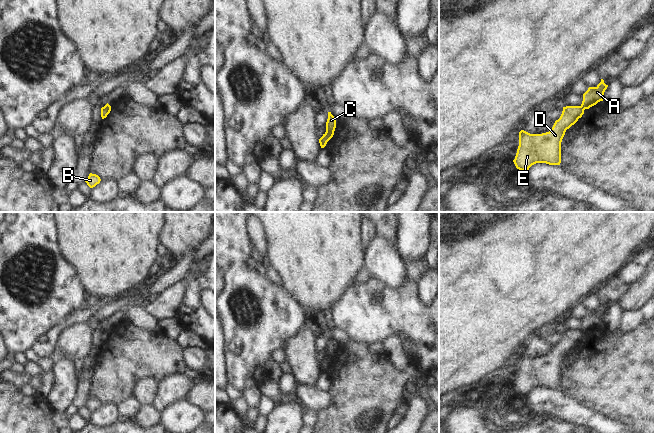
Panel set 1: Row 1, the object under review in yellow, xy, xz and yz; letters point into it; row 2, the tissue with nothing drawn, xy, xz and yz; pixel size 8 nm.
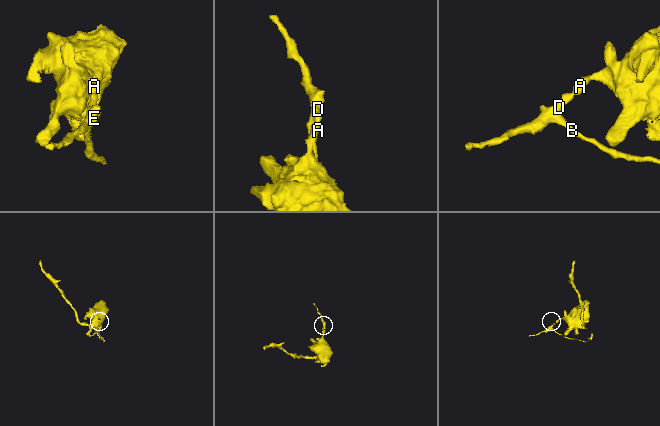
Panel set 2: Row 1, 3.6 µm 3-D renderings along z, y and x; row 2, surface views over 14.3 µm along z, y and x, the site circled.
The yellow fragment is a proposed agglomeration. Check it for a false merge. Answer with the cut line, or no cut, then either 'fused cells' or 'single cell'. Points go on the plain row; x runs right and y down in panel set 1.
xz (333, 355), (326, 356) | fused cells

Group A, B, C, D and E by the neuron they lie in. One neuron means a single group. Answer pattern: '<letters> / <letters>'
A / B C D E

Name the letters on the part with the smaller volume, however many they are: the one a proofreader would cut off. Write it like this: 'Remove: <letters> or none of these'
Remove: B, C, D, E.

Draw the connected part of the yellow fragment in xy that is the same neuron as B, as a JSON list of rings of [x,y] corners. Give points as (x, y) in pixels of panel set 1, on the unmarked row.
[[[90,397],[88,402],[86,403],[86,407],[90,412],[95,411],[97,408],[99,408],[101,405],[100,401],[96,398]]]

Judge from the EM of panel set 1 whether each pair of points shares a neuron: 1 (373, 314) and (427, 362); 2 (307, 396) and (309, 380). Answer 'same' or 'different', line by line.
1: same
2: different

